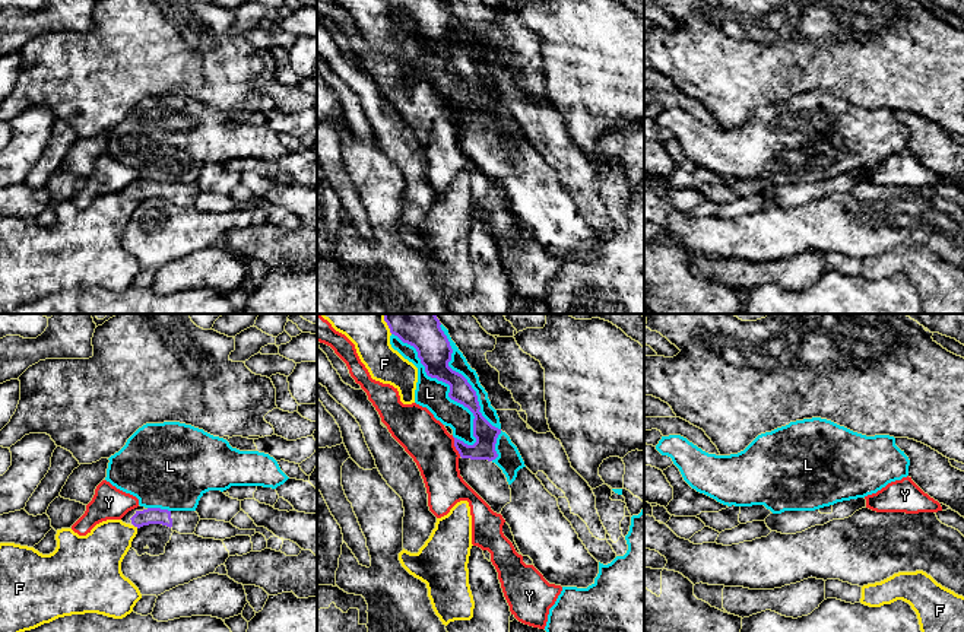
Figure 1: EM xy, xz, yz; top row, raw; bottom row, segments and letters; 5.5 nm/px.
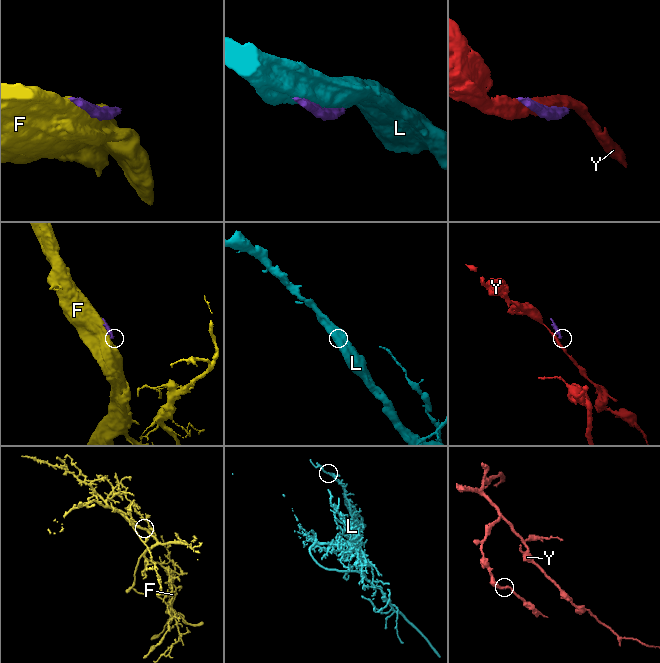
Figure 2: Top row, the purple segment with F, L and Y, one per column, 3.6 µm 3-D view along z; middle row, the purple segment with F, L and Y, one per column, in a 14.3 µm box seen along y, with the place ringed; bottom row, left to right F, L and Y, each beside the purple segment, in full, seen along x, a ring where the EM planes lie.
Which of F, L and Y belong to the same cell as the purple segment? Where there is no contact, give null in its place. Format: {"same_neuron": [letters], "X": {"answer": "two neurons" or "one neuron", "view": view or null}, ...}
{"same_neuron": [], "F": {"answer": "two neurons", "view": "xy"}, "L": {"answer": "two neurons", "view": "xz"}, "Y": {"answer": "two neurons", "view": "xz"}}

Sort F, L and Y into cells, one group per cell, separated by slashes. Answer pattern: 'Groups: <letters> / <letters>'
Groups: F / L / Y

